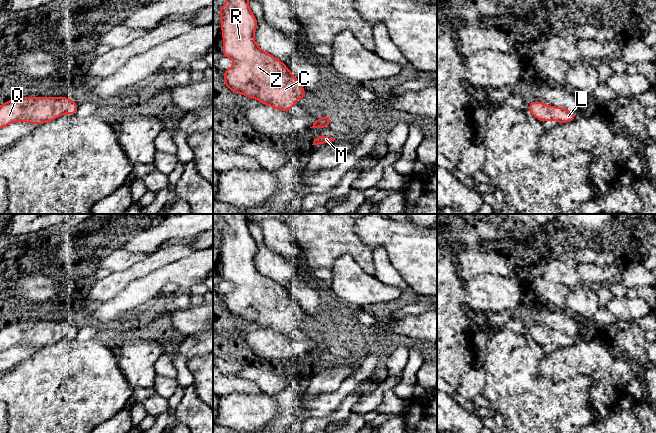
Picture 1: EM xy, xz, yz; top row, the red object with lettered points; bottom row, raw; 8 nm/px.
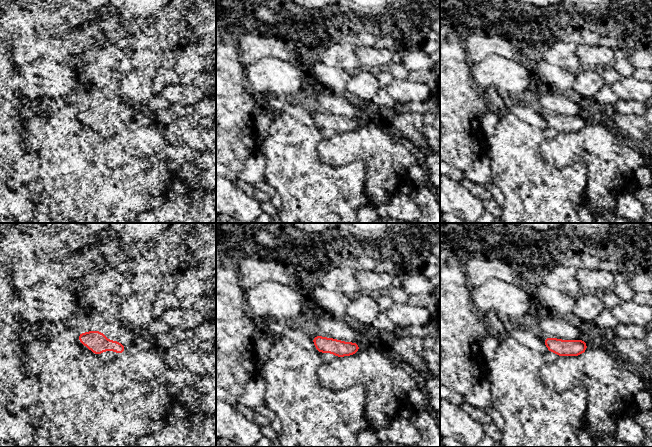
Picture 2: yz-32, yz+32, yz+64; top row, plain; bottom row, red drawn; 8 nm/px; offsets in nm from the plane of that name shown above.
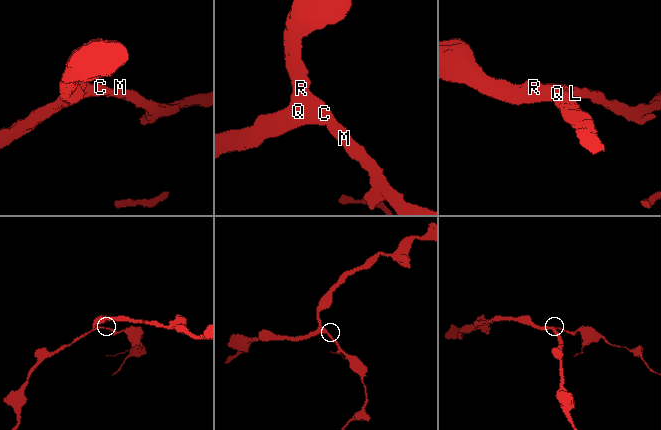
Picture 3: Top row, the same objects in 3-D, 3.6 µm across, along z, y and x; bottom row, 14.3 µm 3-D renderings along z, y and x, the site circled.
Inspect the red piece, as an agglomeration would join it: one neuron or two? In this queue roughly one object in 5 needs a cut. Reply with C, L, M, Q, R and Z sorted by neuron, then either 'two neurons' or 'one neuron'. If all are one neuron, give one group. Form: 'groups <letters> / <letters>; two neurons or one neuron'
groups C L M Q R Z; one neuron

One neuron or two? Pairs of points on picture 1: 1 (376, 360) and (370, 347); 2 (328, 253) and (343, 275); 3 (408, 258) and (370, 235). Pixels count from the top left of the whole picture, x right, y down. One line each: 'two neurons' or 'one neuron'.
1: two neurons
2: two neurons
3: one neuron

